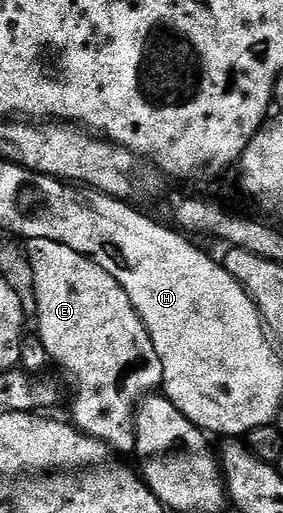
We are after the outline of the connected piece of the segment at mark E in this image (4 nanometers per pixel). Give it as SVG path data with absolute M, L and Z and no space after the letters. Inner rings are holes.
M33 238L26 243L25 255L29 264L32 266L33 295L35 294L35 318L39 321L39 342L43 345L44 352L47 353L61 369L68 370L68 372L71 373L72 380L75 381L74 425L78 426L84 434L90 435L91 438L98 438L99 441L107 443L112 451L120 450L121 453L130 455L135 448L135 415L137 413L137 407L144 398L154 395L163 385L161 360L157 356L157 348L153 348L153 340L149 336L149 332L145 328L141 316L133 308L133 304L129 300L125 288L121 288L121 284L117 284L117 280L113 280L113 276L109 276L109 272L105 272L105 268L98 266L92 258L86 258L83 254L73 252L73 248L69 248L65 244L54 242L53 240Z

